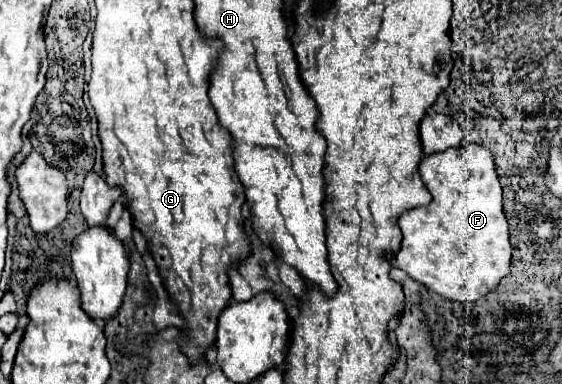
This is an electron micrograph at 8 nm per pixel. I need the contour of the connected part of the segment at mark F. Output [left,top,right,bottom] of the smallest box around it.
[393,110,511,304]

